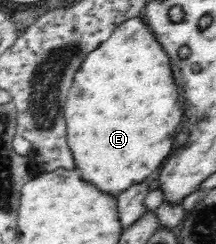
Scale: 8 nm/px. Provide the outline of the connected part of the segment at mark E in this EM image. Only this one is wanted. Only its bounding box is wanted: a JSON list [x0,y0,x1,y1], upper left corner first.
[63,16,184,195]

